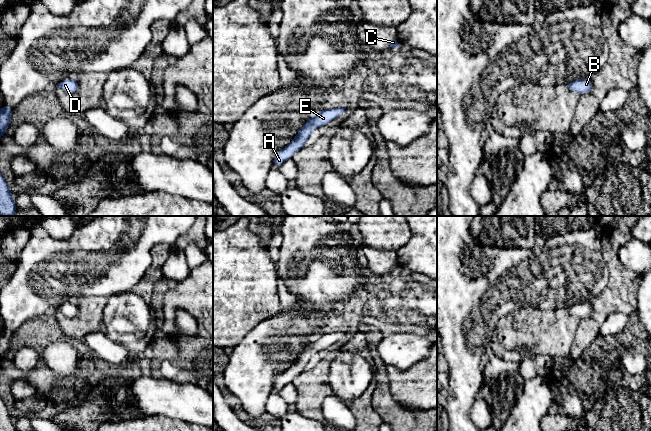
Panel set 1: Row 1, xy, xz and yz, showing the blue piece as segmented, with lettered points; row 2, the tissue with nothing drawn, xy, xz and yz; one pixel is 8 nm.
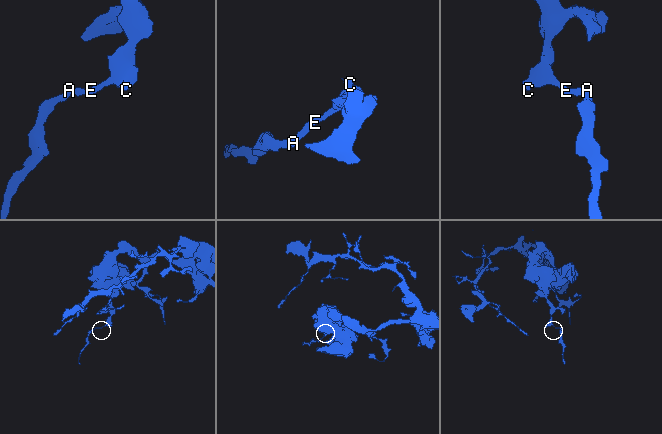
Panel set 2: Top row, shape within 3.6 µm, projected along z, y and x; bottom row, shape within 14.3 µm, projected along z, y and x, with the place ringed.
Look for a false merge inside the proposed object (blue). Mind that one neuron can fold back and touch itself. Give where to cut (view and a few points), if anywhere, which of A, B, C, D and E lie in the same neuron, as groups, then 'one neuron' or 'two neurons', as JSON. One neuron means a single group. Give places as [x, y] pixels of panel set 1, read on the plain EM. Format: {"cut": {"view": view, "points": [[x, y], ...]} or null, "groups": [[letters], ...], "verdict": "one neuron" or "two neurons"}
{"cut": null, "groups": [["A", "B", "C", "D", "E"]], "verdict": "one neuron"}

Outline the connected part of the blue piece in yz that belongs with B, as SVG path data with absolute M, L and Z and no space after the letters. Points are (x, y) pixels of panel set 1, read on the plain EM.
M580 302L566 309L571 315L578 316L579 318L586 318L592 316L591 303Z

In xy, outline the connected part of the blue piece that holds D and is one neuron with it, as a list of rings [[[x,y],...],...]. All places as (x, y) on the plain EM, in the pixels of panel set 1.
[[[72,301],[65,305],[62,305],[56,309],[56,311],[60,311],[62,314],[69,318],[75,318],[78,316],[78,305]]]

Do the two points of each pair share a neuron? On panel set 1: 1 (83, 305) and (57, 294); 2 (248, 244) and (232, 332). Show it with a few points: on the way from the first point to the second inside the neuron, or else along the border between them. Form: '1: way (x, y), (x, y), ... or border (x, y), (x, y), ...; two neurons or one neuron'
1: border (97, 295), (79, 296), (74, 301); two neurons
2: way (232, 266), (232, 310); one neuron

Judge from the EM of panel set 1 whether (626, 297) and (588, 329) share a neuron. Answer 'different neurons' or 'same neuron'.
same neuron

